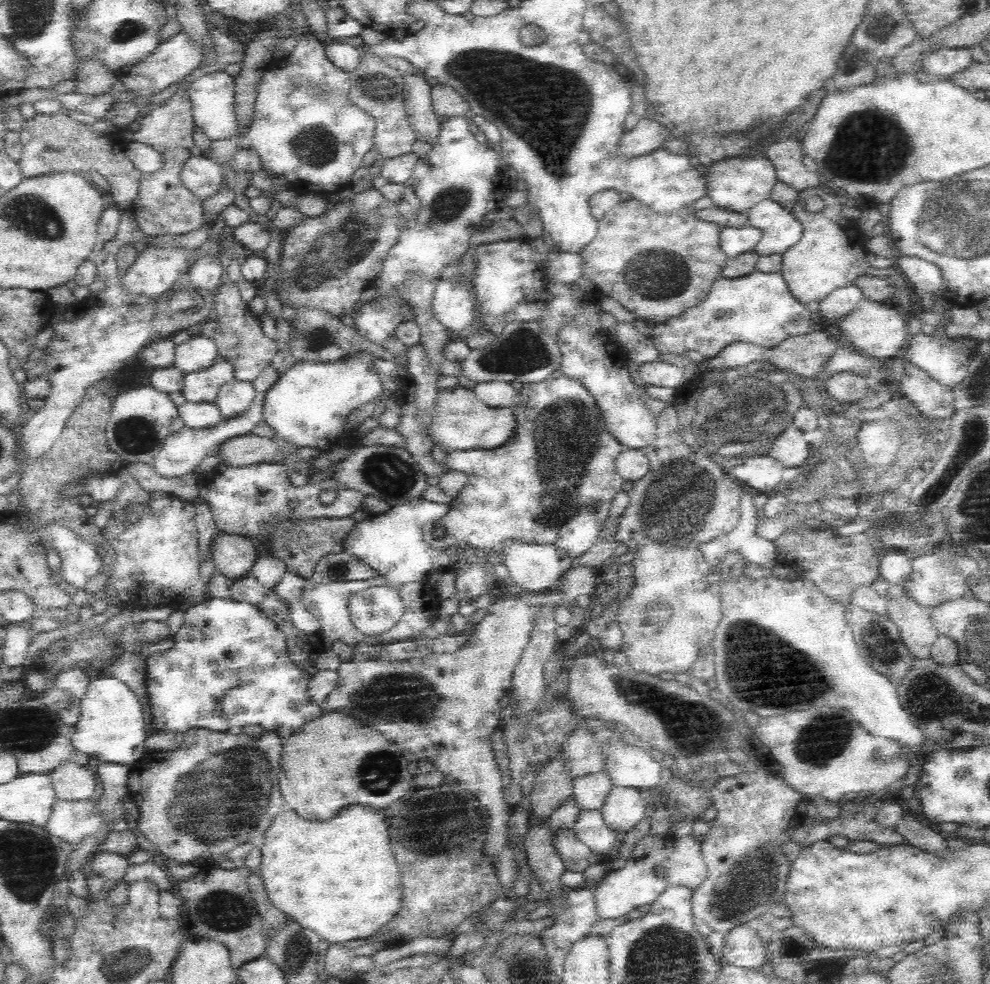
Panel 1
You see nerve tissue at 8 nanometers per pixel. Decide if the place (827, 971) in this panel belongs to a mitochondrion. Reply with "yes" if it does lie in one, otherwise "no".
no

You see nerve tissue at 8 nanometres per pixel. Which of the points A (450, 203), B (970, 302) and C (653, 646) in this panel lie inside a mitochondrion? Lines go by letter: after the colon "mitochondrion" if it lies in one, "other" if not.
A: mitochondrion
B: other
C: other

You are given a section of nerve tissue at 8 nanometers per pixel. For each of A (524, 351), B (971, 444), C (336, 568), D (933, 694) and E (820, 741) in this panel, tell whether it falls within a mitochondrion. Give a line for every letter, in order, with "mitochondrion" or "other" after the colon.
A: mitochondrion
B: mitochondrion
C: mitochondrion
D: mitochondrion
E: mitochondrion

